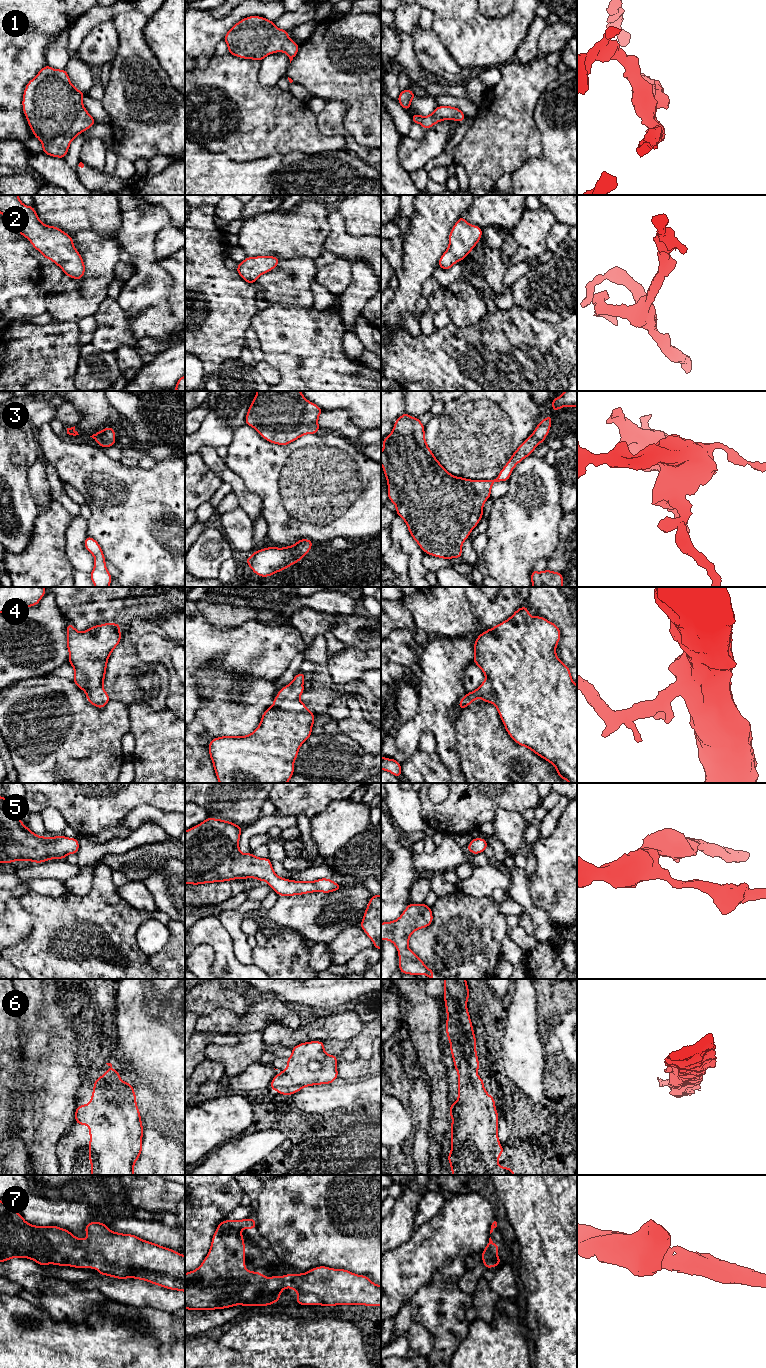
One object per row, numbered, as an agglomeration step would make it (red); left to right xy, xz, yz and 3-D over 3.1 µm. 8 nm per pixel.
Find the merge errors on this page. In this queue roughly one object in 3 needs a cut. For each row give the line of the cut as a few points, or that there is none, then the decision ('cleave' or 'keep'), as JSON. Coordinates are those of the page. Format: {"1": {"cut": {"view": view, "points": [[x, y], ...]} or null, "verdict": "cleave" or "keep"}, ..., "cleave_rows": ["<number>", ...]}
{"1": {"cut": null, "verdict": "keep"}, "2": {"cut": null, "verdict": "keep"}, "3": {"cut": null, "verdict": "keep"}, "4": {"cut": null, "verdict": "keep"}, "5": {"cut": null, "verdict": "keep"}, "6": {"cut": null, "verdict": "keep"}, "7": {"cut": null, "verdict": "keep"}, "cleave_rows": []}

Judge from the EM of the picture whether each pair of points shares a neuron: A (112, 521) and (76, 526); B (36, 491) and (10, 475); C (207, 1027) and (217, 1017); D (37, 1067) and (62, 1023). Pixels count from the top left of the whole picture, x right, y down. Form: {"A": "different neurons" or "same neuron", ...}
{"A": "different neurons", "B": "different neurons", "C": "same neuron", "D": "same neuron"}

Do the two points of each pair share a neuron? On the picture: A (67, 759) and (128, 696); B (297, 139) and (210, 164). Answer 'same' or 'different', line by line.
A: different
B: different

